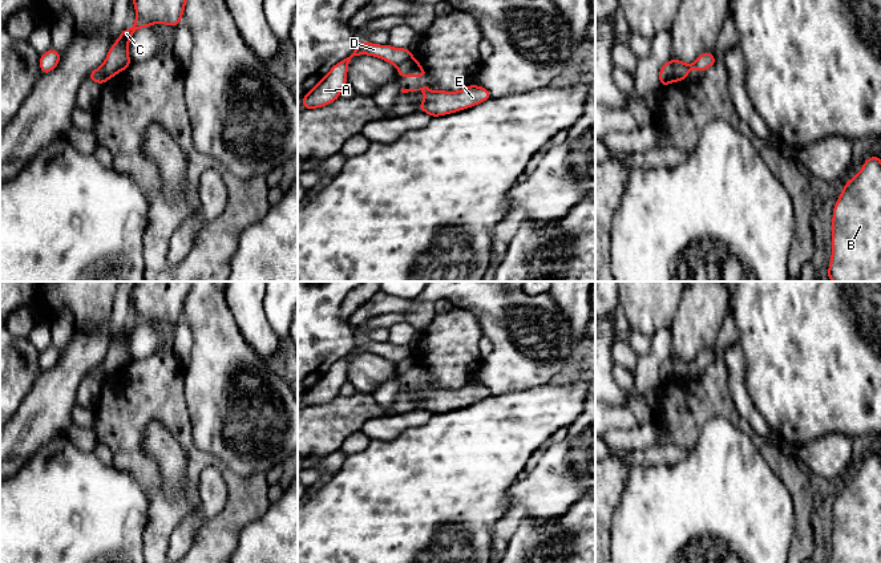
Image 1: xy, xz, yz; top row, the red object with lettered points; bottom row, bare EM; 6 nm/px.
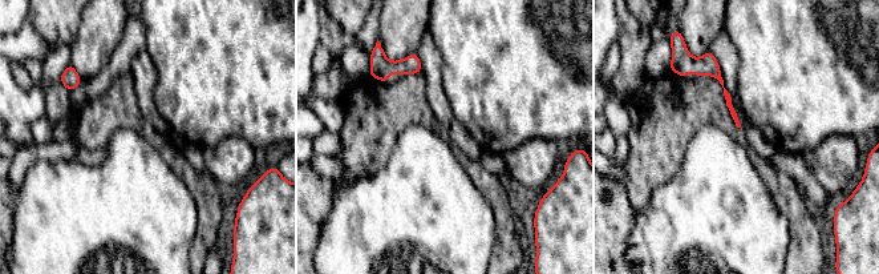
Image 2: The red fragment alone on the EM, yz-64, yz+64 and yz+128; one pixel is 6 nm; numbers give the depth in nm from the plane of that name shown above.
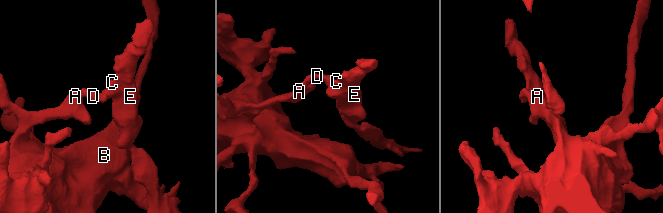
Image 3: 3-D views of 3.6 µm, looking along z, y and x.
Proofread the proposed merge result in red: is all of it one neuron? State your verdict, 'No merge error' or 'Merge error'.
Merge error

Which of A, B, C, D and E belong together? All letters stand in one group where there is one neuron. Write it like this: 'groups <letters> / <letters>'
groups A B D / C E

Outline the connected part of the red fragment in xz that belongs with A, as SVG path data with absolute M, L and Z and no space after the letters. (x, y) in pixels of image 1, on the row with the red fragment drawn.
M359 42L349 57L334 65L327 76L303 96L302 109L316 109L336 101L340 97L340 90L347 84L347 69L351 58L360 54L375 56L393 65L400 65L412 57L409 48L397 49L388 44Z

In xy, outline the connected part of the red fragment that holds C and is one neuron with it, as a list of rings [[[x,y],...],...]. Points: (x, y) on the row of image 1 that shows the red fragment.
[[[132,0],[136,5],[136,23],[130,29],[124,29],[117,41],[110,46],[102,64],[109,78],[125,70],[130,64],[128,45],[132,35],[151,24],[170,24],[177,27],[181,23],[186,0]]]

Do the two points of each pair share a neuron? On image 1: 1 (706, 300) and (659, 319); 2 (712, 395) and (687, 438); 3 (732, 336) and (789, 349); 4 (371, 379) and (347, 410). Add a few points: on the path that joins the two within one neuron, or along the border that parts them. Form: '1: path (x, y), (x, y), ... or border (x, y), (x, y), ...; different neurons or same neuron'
1: border (682, 295), (670, 328); different neurons
2: path (702, 405), (687, 420), (687, 428); same neuron
3: border (730, 311), (738, 333), (738, 343); different neurons
4: border (356, 391), (371, 395); different neurons

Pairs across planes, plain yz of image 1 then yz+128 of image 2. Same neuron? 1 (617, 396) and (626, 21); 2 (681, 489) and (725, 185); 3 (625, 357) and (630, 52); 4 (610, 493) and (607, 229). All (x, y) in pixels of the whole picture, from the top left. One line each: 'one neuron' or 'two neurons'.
1: two neurons
2: one neuron
3: two neurons
4: one neuron

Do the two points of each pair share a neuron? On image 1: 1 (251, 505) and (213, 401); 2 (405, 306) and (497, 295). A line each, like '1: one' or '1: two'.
1: two
2: two

